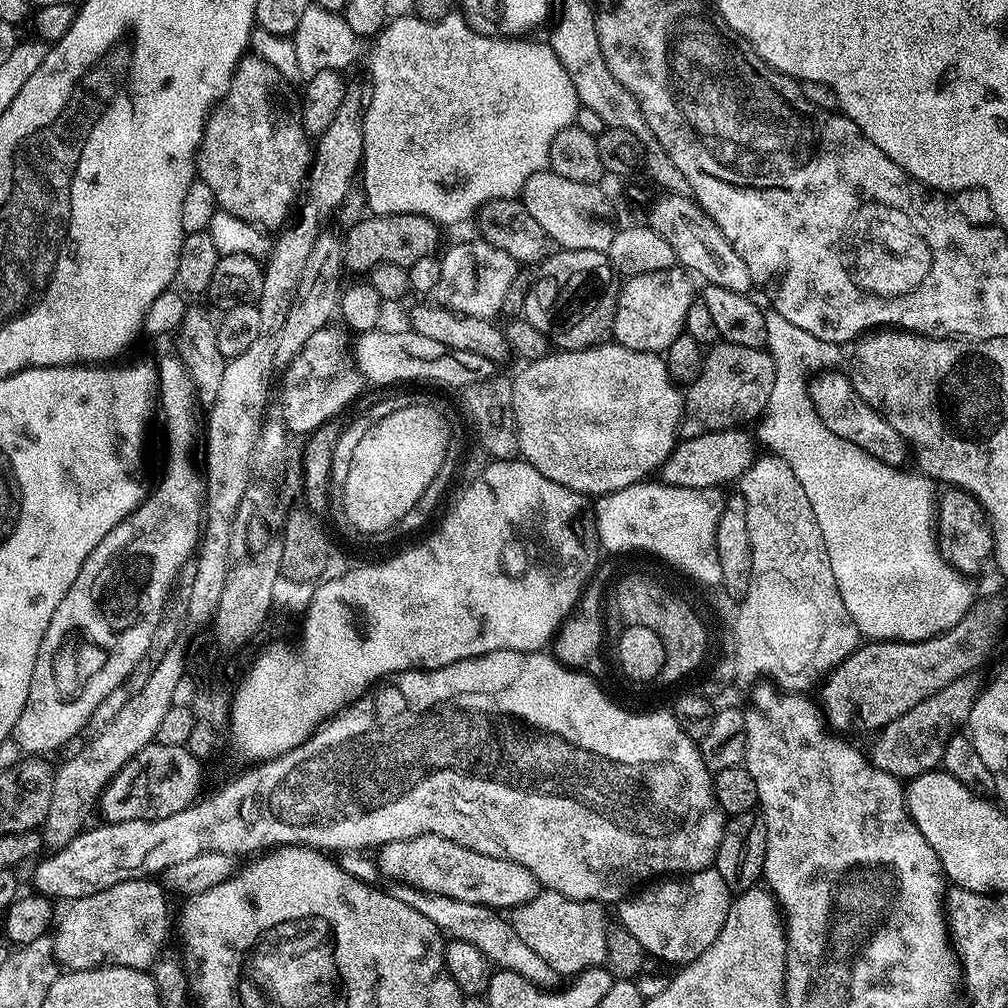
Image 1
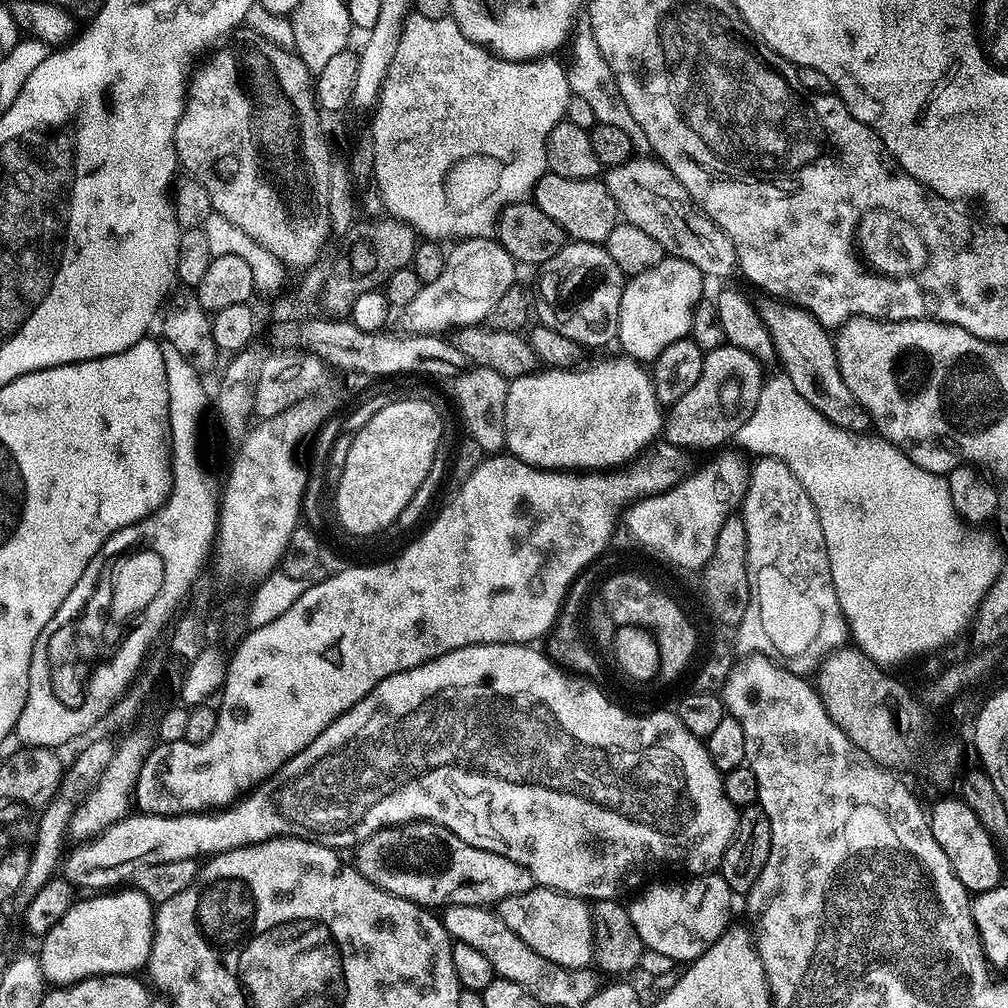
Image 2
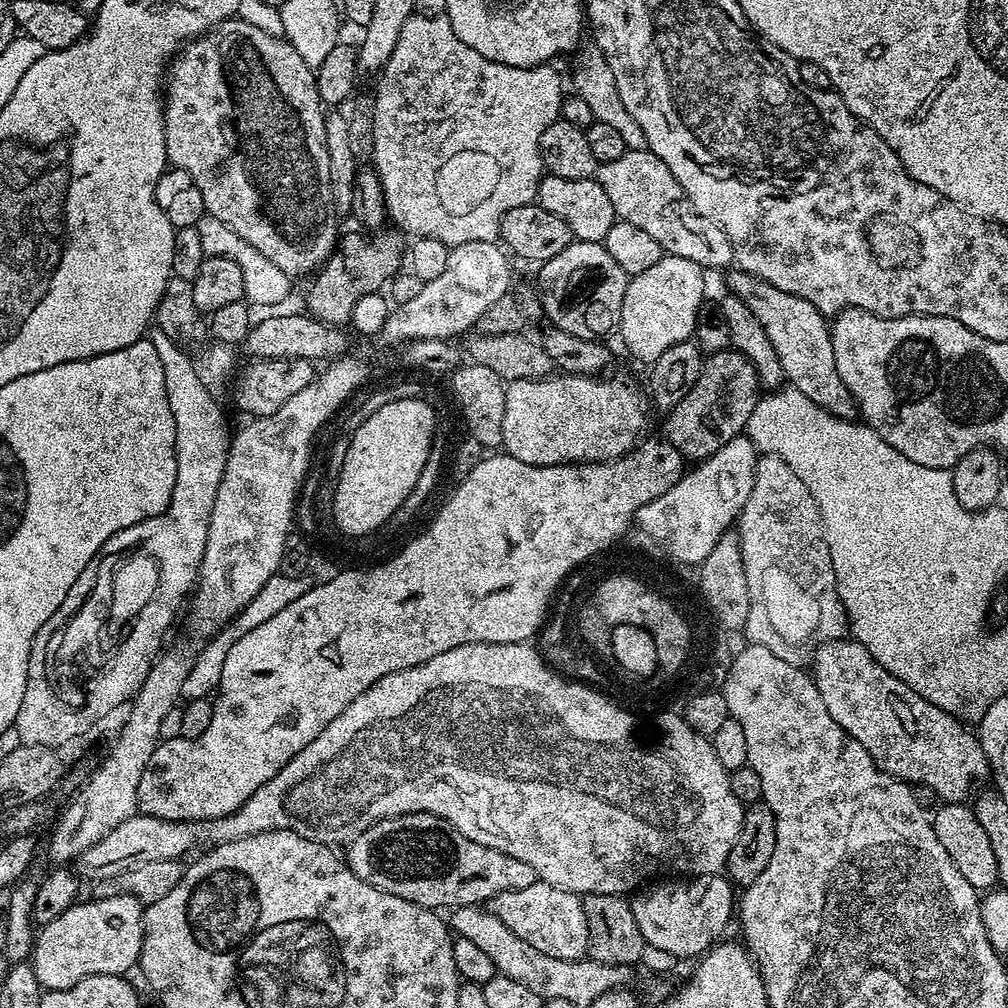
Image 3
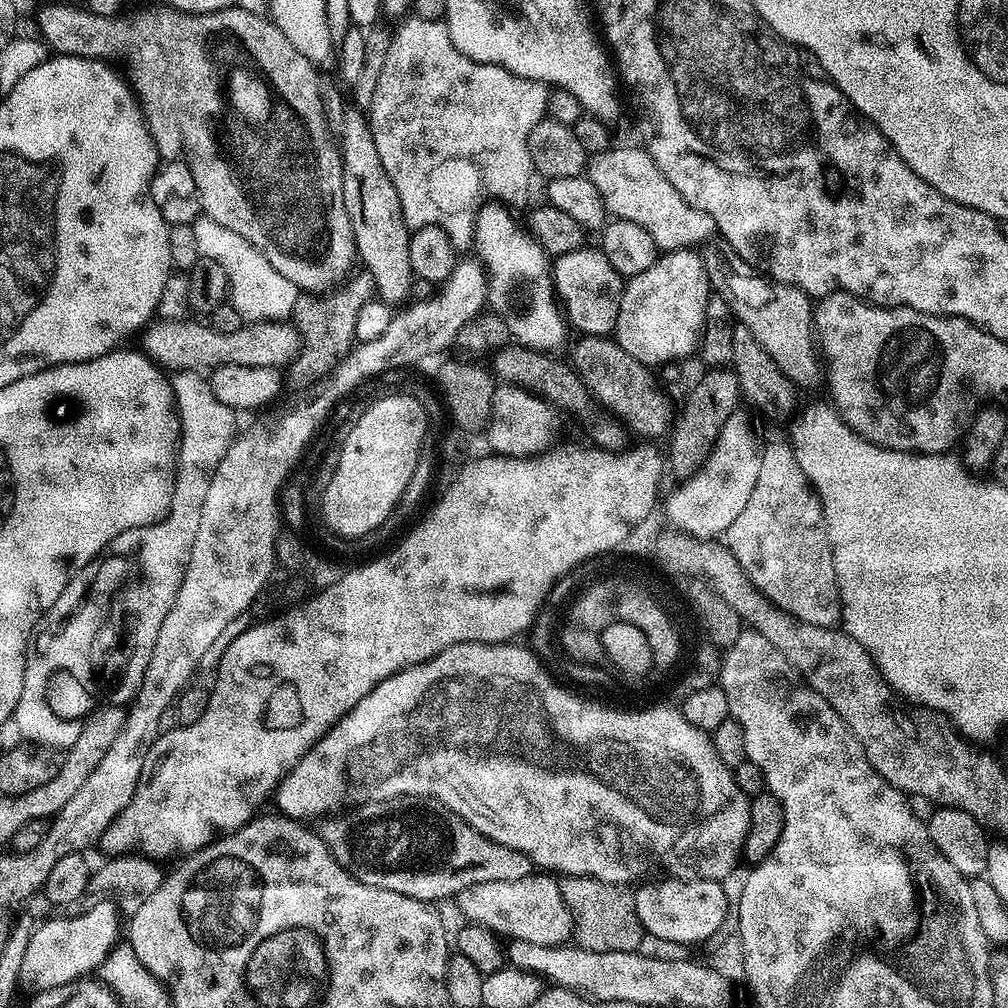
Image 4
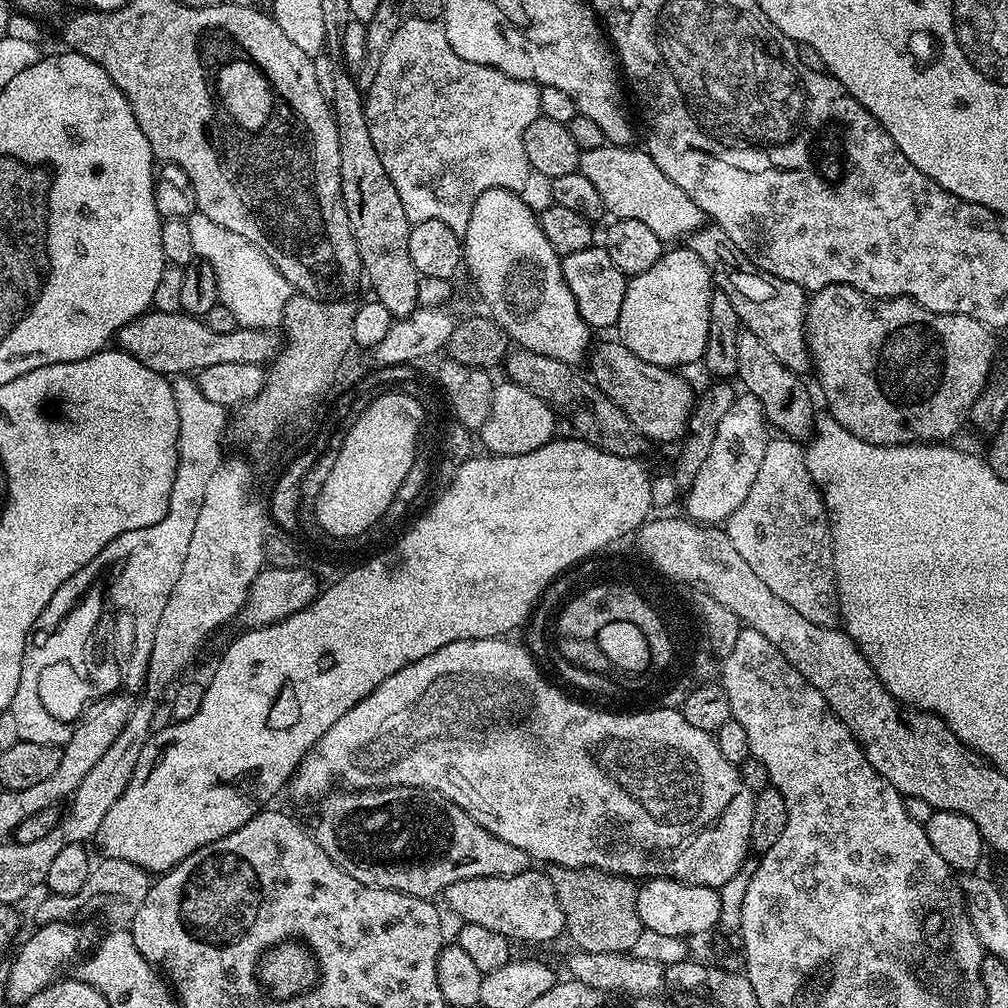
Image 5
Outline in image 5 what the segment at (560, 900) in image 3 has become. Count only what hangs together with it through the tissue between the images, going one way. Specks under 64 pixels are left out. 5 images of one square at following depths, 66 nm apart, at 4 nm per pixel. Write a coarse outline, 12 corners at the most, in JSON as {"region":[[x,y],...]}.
{"region":[[547,871],[459,880],[465,924],[544,944],[565,931]]}

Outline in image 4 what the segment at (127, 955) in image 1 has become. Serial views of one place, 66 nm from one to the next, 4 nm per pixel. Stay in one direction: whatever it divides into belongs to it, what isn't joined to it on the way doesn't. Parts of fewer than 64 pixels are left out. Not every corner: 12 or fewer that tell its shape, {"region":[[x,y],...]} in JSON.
{"region":[[110,900],[37,923],[20,978],[36,992],[95,973],[121,939]]}

